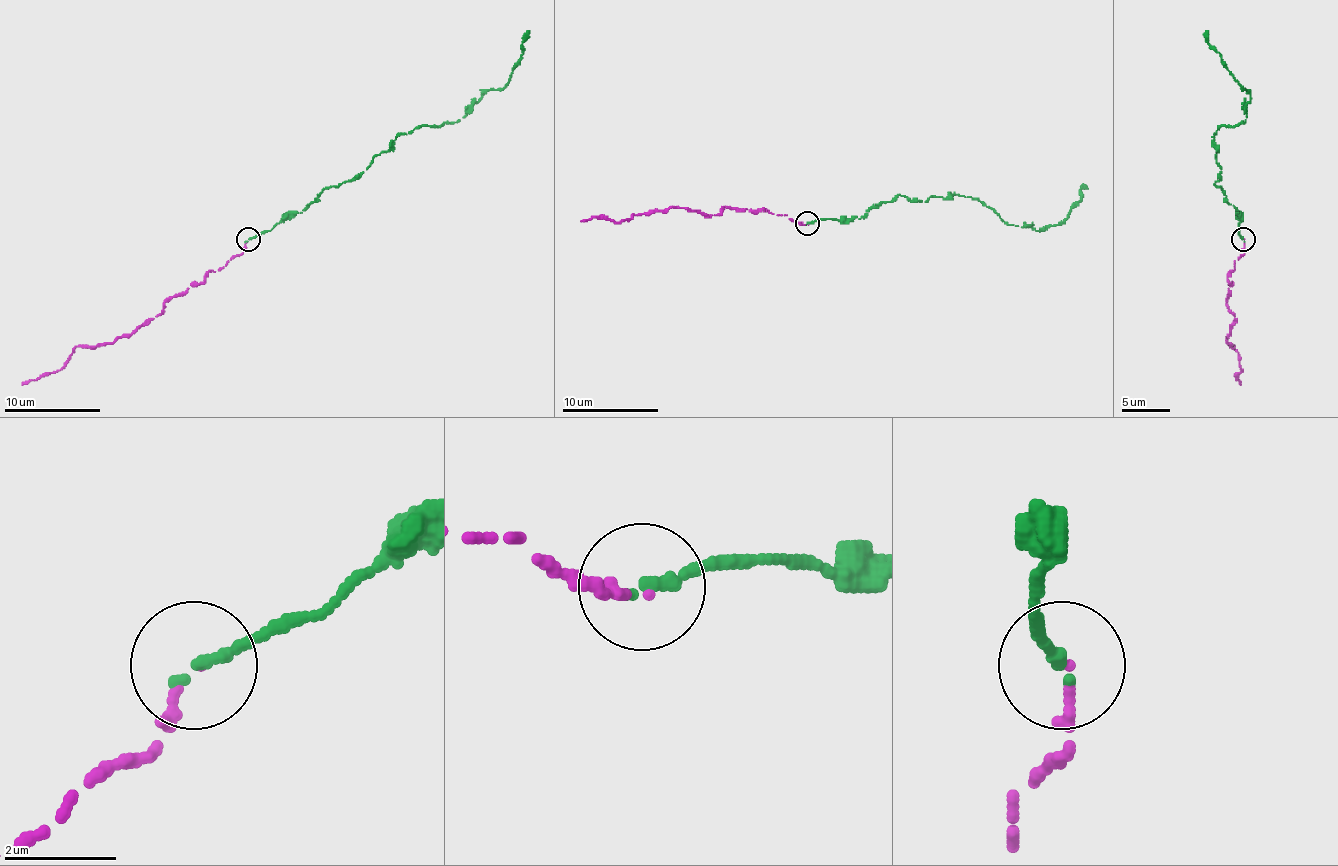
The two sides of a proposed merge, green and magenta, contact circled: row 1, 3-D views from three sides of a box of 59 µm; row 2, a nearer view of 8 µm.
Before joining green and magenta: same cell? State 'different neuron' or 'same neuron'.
same neuron

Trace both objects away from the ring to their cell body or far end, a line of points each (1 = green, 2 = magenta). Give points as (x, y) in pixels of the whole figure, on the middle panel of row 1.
1: (806, 223), (862, 218), (898, 196), (956, 194), (982, 201), (1009, 225), (1042, 230), (1059, 225), (1088, 189)
2: (809, 225), (763, 208), (724, 206), (715, 215), (688, 208), (616, 223), (580, 220)

